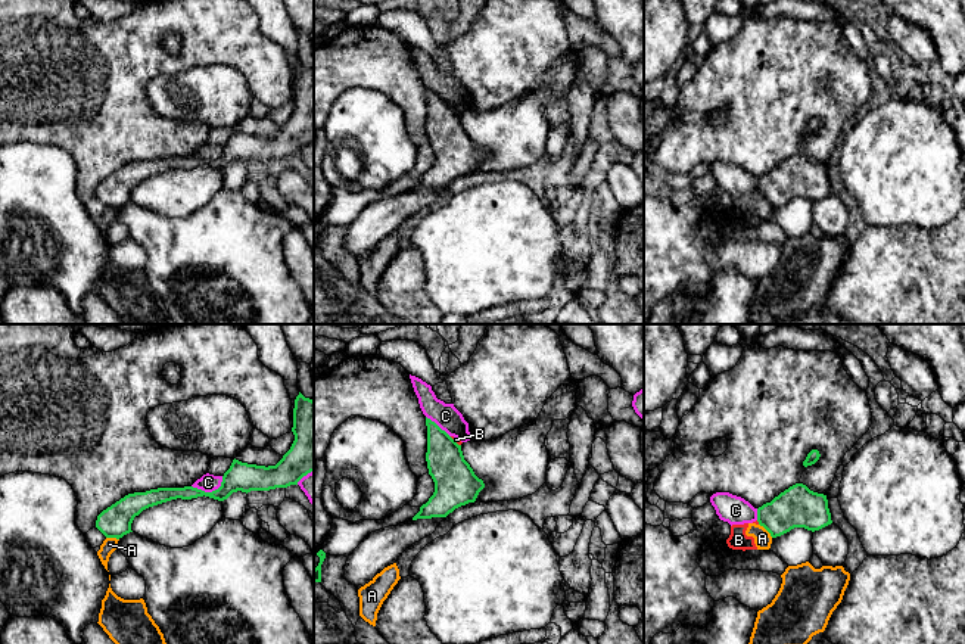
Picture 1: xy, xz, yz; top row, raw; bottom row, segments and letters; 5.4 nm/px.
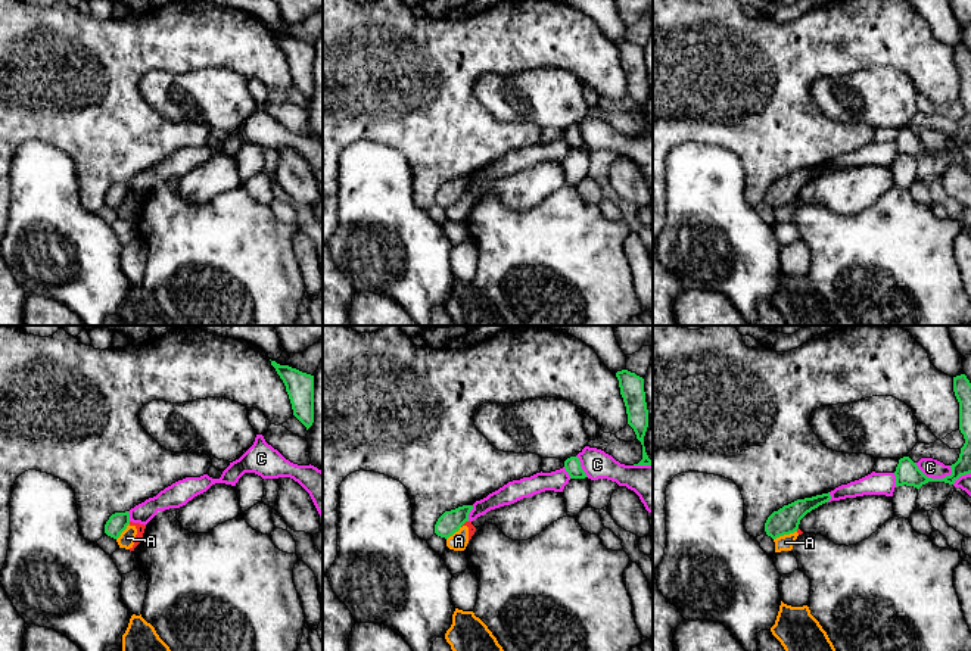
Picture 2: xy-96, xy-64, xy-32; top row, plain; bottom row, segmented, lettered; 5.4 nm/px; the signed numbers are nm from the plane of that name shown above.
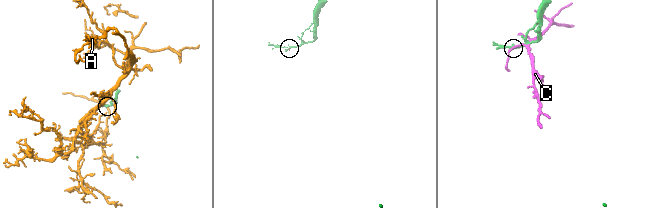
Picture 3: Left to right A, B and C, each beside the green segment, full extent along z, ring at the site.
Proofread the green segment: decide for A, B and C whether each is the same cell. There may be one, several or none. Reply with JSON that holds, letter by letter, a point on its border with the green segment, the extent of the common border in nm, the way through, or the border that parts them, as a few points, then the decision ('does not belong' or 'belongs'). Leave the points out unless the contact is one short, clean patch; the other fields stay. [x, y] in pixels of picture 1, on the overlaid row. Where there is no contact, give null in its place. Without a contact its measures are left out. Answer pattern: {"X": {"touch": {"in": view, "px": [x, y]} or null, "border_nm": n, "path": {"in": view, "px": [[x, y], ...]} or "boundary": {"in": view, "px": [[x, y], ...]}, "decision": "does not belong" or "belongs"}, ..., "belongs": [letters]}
{"A": {"touch": {"in": "yz", "px": [766, 529]}, "border_nm": 110, "boundary": {"in": "yz", "px": [[759, 523], [772, 537]]}, "decision": "does not belong"}, "B": {"touch": {"in": "xz", "px": [454, 441]}, "border_nm": 80, "boundary": {"in": "xz", "px": [[450, 436], [460, 445]]}, "decision": "does not belong"}, "C": {"touch": {"in": "xy", "px": [209, 492]}, "border_nm": 190, "decision": "does not belong"}, "belongs": []}

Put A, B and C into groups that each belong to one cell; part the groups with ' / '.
A B / C

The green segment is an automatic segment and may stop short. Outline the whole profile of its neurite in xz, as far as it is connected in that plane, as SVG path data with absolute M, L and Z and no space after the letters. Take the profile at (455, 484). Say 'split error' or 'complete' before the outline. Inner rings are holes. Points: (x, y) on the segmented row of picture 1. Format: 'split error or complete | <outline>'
complete | M426 417L429 475L435 482L435 492L420 511L413 517L432 519L446 517L455 508L474 503L485 488L470 464L464 460L458 445L445 430Z

